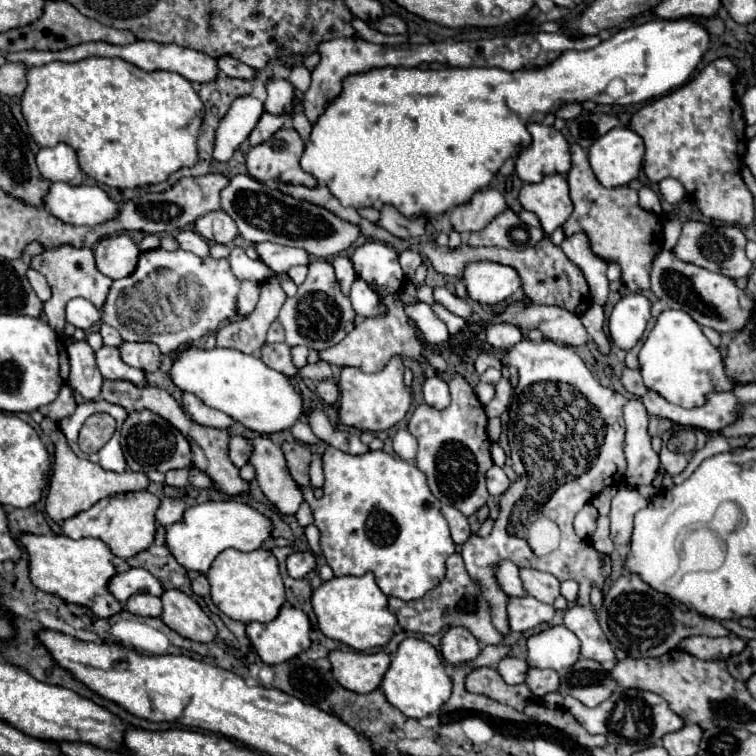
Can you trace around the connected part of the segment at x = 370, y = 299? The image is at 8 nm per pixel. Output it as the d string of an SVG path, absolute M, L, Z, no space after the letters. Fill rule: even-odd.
M357 278L351 286L351 304L353 304L353 310L359 314L359 316L365 316L365 318L373 318L373 316L381 316L381 314L387 314L387 308L385 304L381 302L381 298L375 294L375 290L369 288L369 284L361 278Z

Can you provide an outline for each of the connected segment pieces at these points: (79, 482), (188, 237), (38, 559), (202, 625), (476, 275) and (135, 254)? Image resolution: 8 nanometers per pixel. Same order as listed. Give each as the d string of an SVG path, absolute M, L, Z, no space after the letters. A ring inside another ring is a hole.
M43 418L43 422L39 426L51 438L51 442L55 444L53 474L51 474L51 480L49 480L49 492L45 496L45 512L51 516L53 522L61 524L63 520L91 508L101 498L107 498L107 496L113 496L113 494L119 494L119 492L135 492L135 490L145 490L147 488L149 478L143 472L131 472L131 470L125 470L123 474L107 472L107 470L99 468L97 464L93 464L89 460L81 460L79 456L75 456L73 450L69 448L69 444L67 444L63 432L59 430L59 424L53 422L51 418Z
M185 230L185 232L177 234L177 240L179 240L179 244L181 244L183 250L189 250L189 252L201 256L201 258L209 256L209 244L207 244L207 240L203 240L197 232Z
M21 534L21 546L25 548L25 552L29 554L29 576L31 576L31 582L43 590L43 592L49 592L49 594L57 594L59 598L63 598L65 602L71 602L71 604L81 604L81 606L87 606L91 608L99 618L109 618L117 612L123 610L123 604L117 602L111 592L107 590L107 580L117 574L117 572L125 572L129 570L129 564L123 560L123 558L117 558L115 554L109 552L107 544L103 544L101 540L97 538L81 538L81 540L71 540L67 536L61 536L61 534Z
M165 590L161 602L163 602L161 620L177 634L193 642L211 642L215 638L217 634L215 624L209 620L209 616L201 610L201 606L193 598L189 598L181 590Z
M469 262L461 274L467 294L479 304L501 304L521 288L521 278L515 268L499 262Z
M127 234L103 238L95 248L95 260L99 272L103 272L113 280L129 276L137 266L139 254L141 254L139 246Z

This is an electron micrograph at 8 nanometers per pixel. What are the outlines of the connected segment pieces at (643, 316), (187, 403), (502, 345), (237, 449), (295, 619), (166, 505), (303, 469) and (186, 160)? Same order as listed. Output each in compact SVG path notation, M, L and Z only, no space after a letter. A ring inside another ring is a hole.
M625 294L613 306L609 316L611 344L621 350L631 350L643 336L651 318L651 302L643 294Z
M189 392L183 394L183 410L185 410L185 414L193 422L197 422L201 426L213 426L213 428L227 430L227 428L231 428L235 424L235 420L231 416L227 416L227 414L223 414L219 410L213 410L209 406L205 406L199 398L195 398Z
M493 324L489 328L489 344L491 344L493 352L497 352L497 354L511 350L521 340L523 340L521 330L511 324Z
M233 436L229 442L229 458L237 468L243 468L253 454L253 446L243 436Z
M283 606L279 610L279 616L267 624L249 622L247 638L251 640L251 646L259 654L259 658L265 664L275 666L309 648L309 630L311 624L303 610Z
M163 498L159 508L157 508L157 522L161 526L167 526L167 524L175 524L183 518L183 512L185 512L187 504L181 500L181 498Z
M283 442L281 444L287 460L287 468L293 476L293 480L299 486L309 486L309 464L313 460L311 450L303 442Z
M85 58L73 64L67 62L49 62L45 66L33 66L27 70L27 88L21 96L21 112L23 118L27 122L29 134L33 136L33 140L39 146L57 146L61 142L69 144L77 156L79 156L79 168L95 178L99 184L107 184L113 188L137 188L137 186L145 186L145 184L155 184L155 182L163 182L167 180L169 174L177 172L183 166L191 166L195 164L195 136L199 132L199 120L203 118L203 102L199 100L199 96L195 94L195 90L191 88L191 82L185 80L181 74L177 72L167 72L167 70L155 70L155 72L145 72L121 58Z

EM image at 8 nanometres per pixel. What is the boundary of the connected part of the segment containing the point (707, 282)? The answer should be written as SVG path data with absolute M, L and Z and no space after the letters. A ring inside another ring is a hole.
M661 250L651 262L651 292L663 300L669 308L679 308L687 312L697 324L709 326L717 332L735 332L743 328L749 320L755 302L735 286L735 282L727 276L709 272L695 264L679 260L671 250Z

